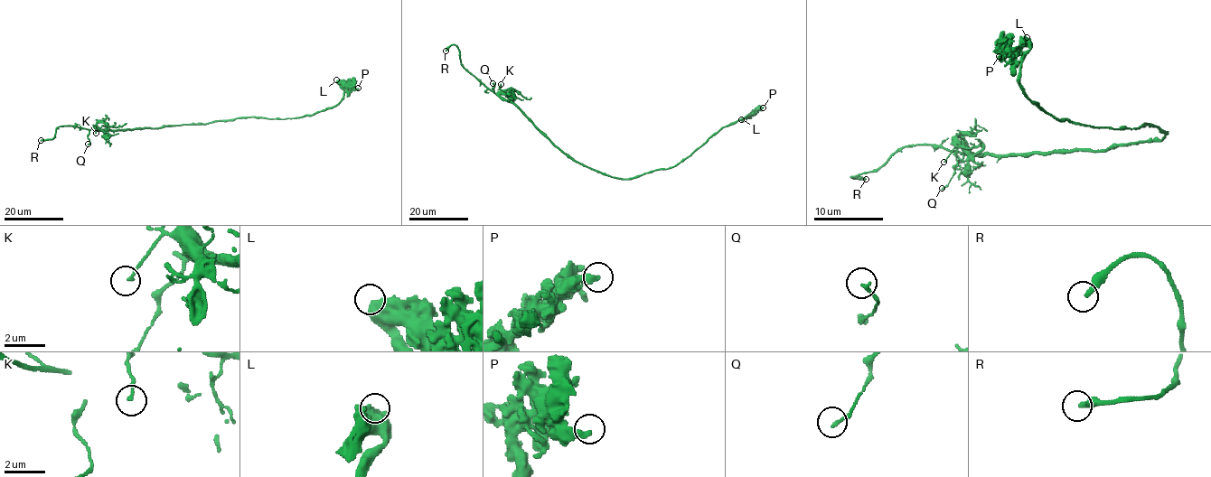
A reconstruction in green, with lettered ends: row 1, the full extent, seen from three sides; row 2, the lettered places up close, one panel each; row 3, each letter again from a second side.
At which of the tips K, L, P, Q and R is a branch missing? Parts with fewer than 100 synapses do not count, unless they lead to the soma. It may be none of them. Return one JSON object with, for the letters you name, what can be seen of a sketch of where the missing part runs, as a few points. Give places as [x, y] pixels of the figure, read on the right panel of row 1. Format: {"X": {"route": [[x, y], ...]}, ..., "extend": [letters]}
{"R": {"route": [[866, 179], [910, 177], [917, 184], [926, 184], [940, 205], [957, 209], [968, 215], [993, 215]]}, "extend": ["R"]}

